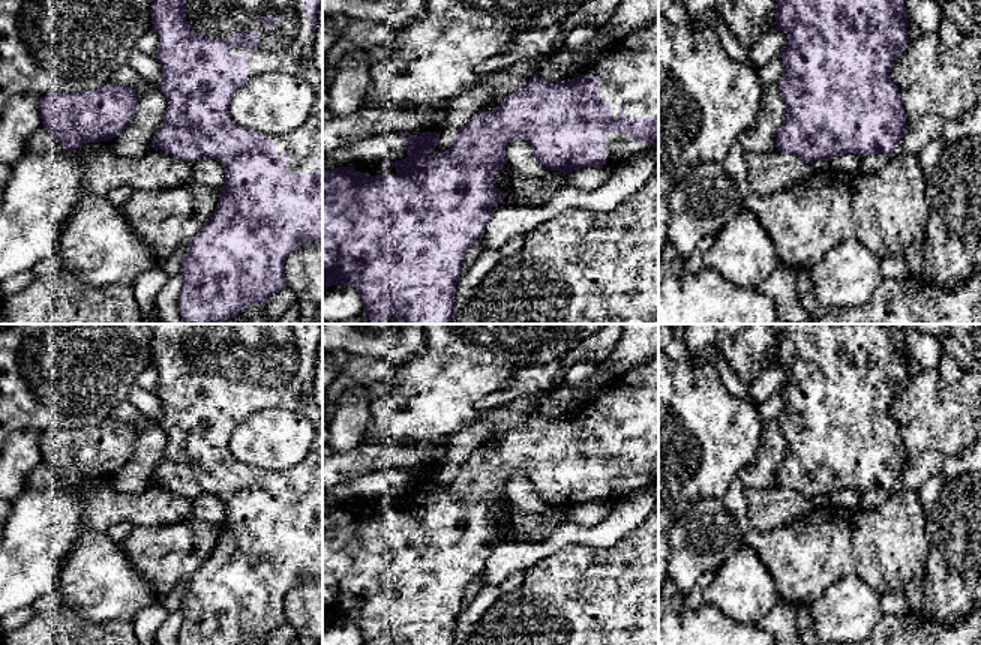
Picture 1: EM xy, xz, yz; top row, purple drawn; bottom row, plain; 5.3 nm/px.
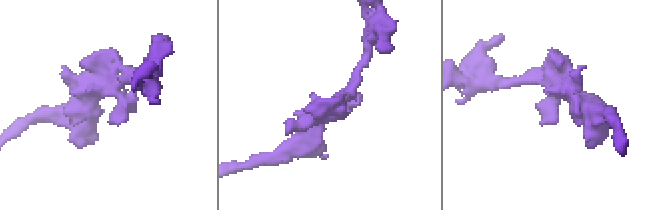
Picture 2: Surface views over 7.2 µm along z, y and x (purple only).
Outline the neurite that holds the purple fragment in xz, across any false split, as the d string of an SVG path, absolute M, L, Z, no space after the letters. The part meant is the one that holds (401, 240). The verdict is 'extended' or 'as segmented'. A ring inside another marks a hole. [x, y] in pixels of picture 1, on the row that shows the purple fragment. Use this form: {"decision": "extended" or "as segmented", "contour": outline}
{"decision": "extended", "contour": "M658 15L657 18L638 30L636 33L615 40L610 52L585 64L573 80L564 82L544 82L534 75L530 82L516 93L506 98L492 112L480 110L465 126L459 129L459 136L446 152L432 154L440 141L440 134L423 132L420 135L399 135L406 144L406 158L396 162L382 162L372 166L339 166L322 171L322 286L338 284L352 285L358 290L363 300L363 314L369 316L370 324L398 315L405 324L454 324L454 292L462 274L465 252L474 242L484 236L486 225L492 218L495 204L506 204L500 189L494 183L495 174L506 165L506 146L514 140L525 140L534 159L550 171L573 172L578 168L608 165L616 168L638 153L658 148Z"}

